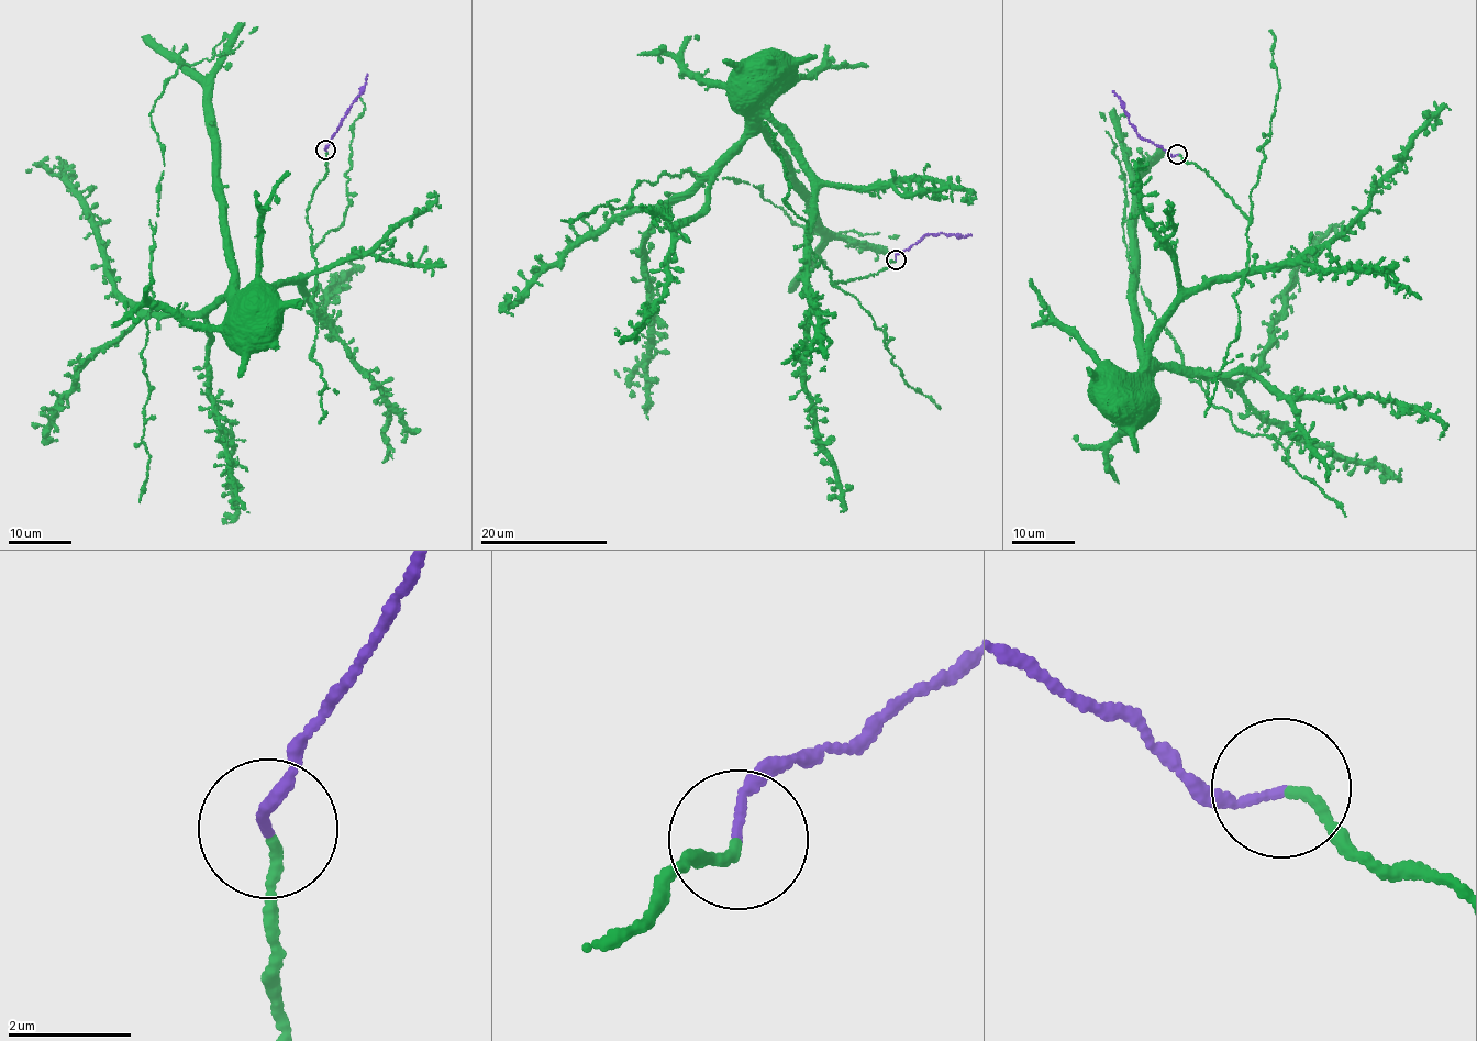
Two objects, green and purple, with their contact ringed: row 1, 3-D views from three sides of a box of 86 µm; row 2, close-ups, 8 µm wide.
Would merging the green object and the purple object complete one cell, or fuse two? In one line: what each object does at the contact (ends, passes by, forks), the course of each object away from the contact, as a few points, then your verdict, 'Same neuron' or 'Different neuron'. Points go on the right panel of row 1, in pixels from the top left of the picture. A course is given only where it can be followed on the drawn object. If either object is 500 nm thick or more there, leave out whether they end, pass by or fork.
At the ring green ends. At the ring purple ends. Course of green: (1178, 154), (1207, 173), (1248, 220), (1248, 258), (1244, 270), (1179, 298), (1143, 367), (1117, 376), (1107, 388). Course of purple: (1176, 154), (1145, 141), (1136, 132), (1122, 100), (1112, 90). Same neuron

